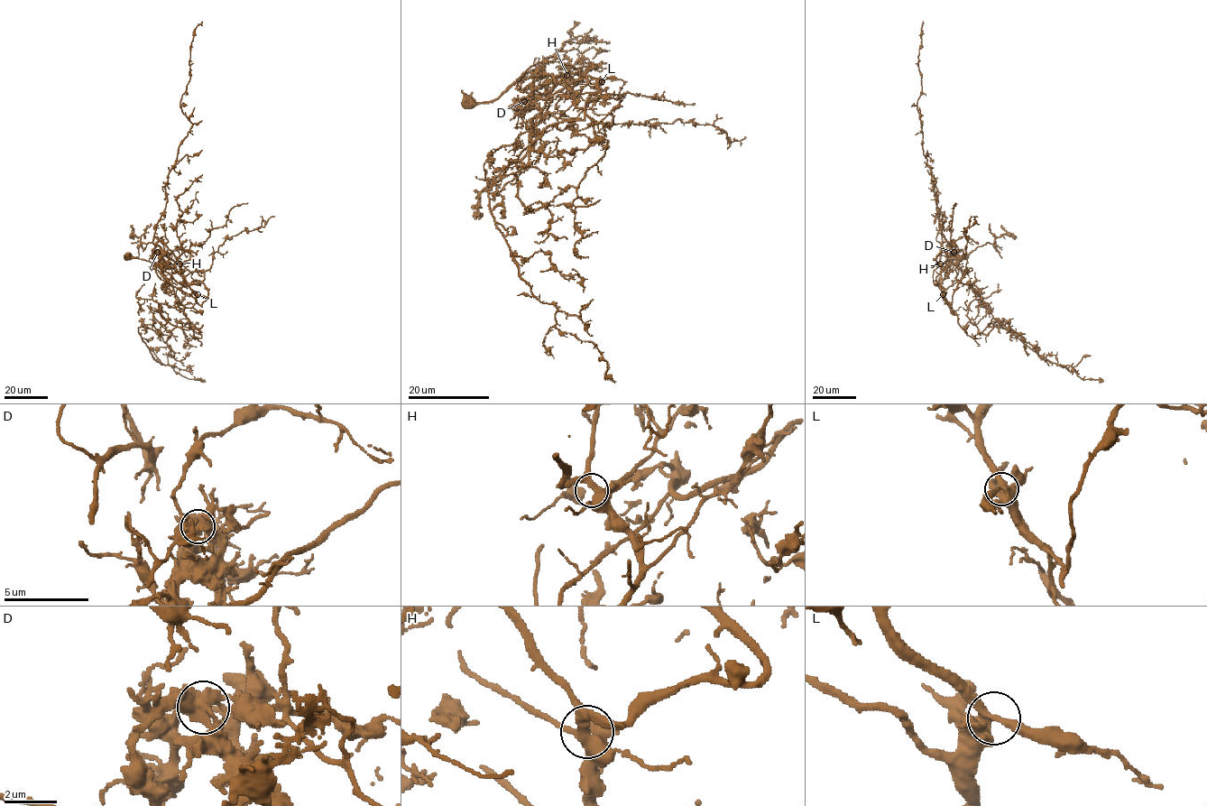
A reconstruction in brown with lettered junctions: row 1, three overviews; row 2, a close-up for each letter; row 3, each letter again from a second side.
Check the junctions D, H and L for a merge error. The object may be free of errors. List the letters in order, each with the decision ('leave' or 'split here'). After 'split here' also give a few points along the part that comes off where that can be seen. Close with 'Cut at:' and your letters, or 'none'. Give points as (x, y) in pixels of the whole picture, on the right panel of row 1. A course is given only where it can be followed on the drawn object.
D: split here | (953, 252), (951, 263), (936, 277), (935, 285), (933, 272), (954, 257), (948, 255)
H: leave
L: leave
Cut at: D

